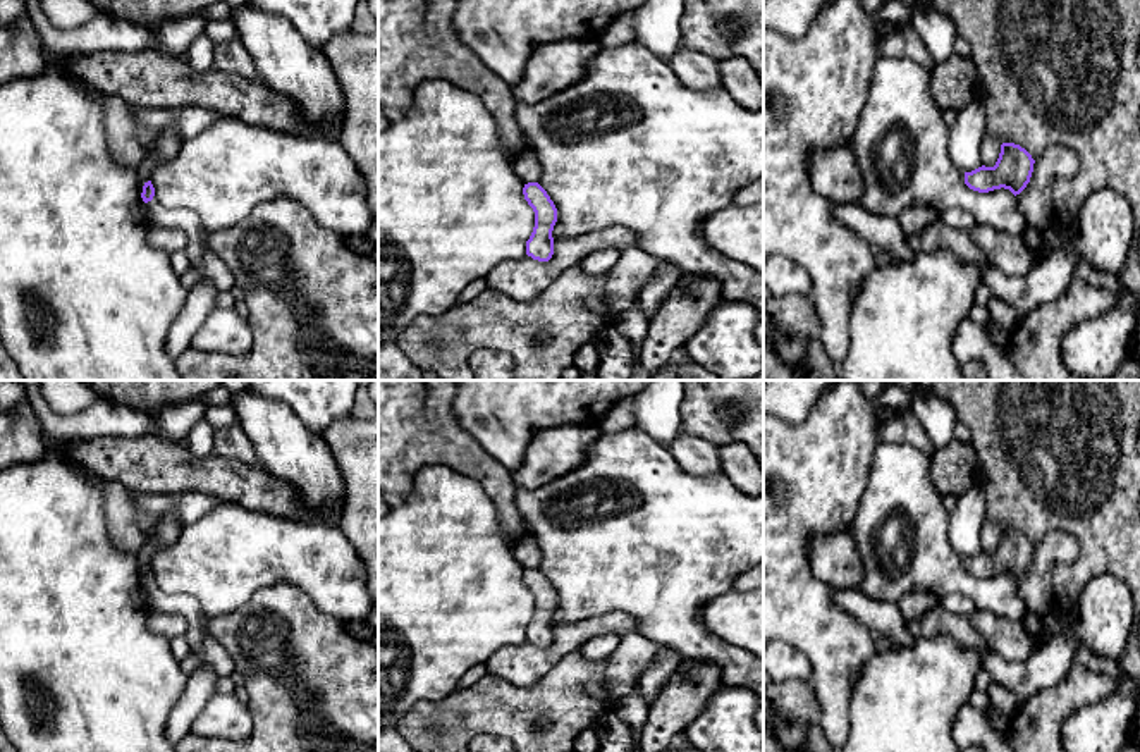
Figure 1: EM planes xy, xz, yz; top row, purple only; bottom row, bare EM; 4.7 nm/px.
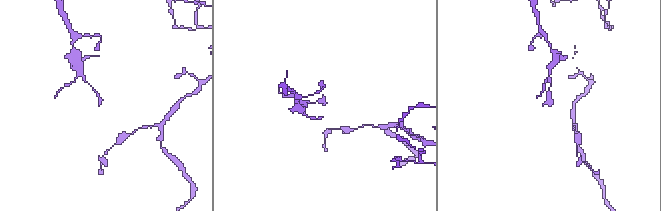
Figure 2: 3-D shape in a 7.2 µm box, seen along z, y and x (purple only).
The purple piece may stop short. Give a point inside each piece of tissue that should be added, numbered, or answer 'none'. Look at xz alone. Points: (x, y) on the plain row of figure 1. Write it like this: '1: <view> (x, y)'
none

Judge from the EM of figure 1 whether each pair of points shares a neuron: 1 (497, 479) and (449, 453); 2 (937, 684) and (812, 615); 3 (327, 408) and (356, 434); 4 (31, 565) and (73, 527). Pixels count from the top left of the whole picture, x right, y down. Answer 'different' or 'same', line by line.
1: same
2: different
3: different
4: same

